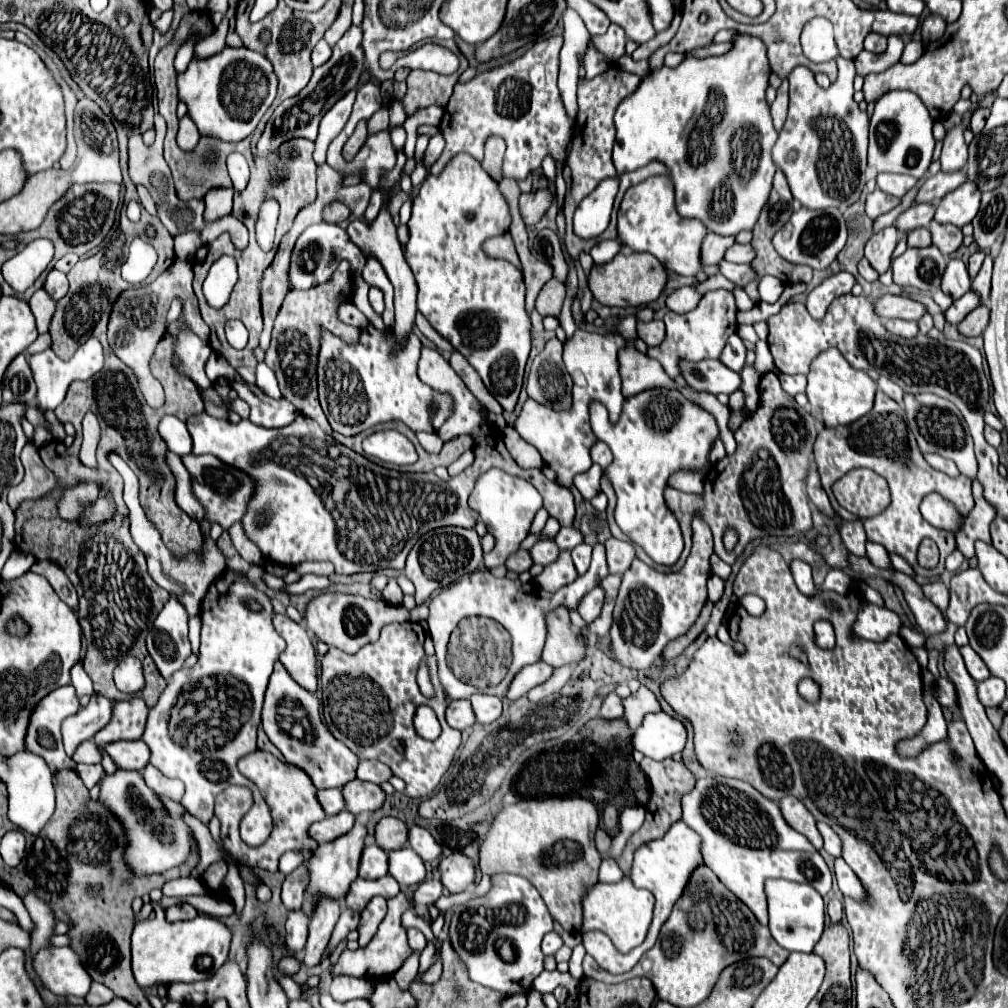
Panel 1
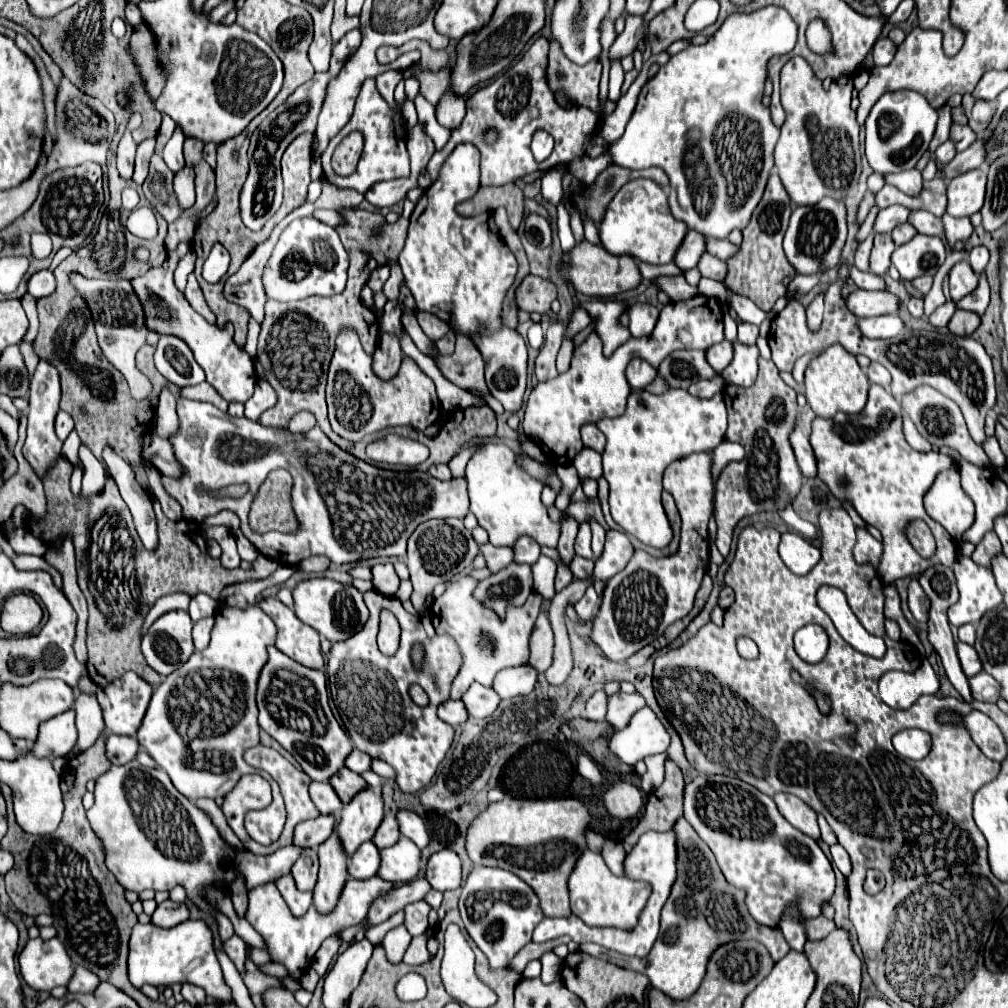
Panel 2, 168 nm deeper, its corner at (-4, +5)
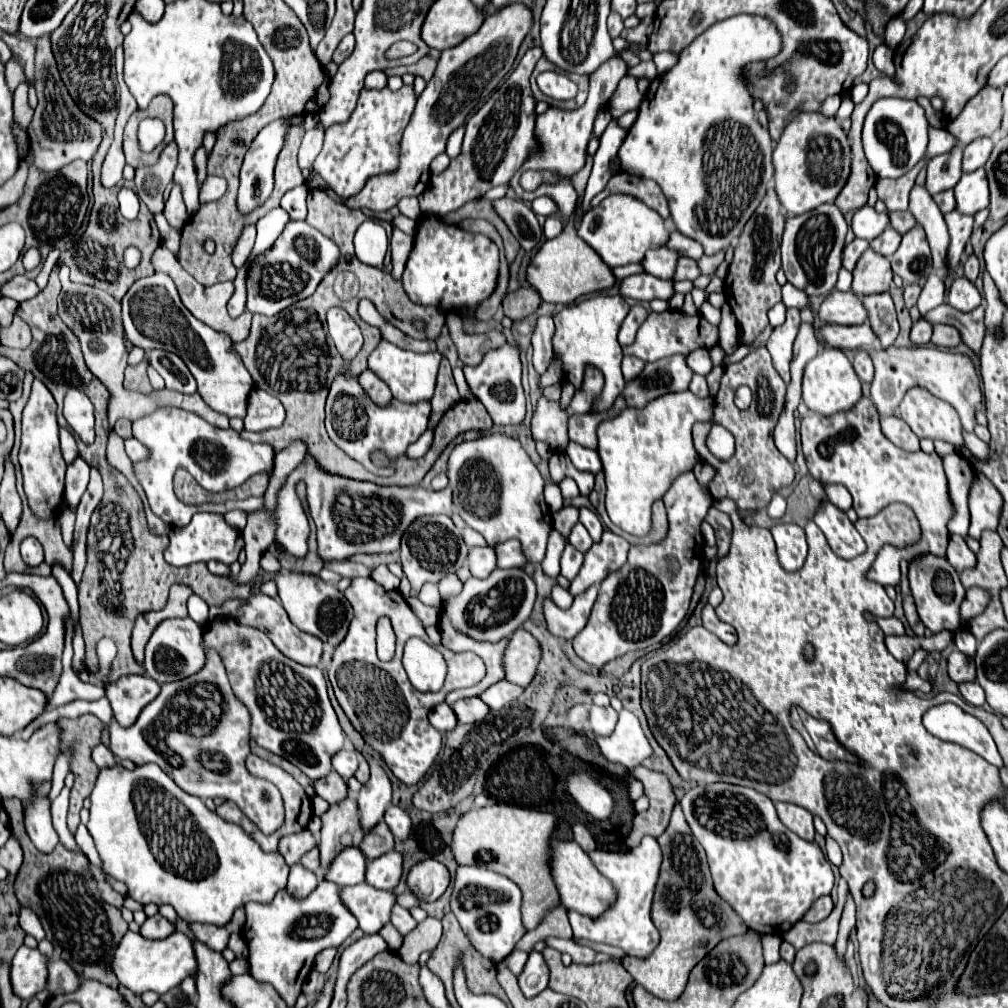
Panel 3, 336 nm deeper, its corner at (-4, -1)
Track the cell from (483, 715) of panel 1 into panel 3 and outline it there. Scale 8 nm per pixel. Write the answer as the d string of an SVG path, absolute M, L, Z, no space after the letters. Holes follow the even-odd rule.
M465 698L453 704L453 710L457 714L457 720L463 724L475 724L483 722L483 718L489 714L489 706L481 698Z

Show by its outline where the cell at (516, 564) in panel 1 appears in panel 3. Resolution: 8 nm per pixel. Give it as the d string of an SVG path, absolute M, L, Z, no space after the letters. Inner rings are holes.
M491 546L471 548L469 550L469 568L475 578L487 578L497 568L495 550Z

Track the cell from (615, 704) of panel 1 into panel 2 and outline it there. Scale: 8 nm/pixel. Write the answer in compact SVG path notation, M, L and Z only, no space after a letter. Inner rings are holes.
M597 690L591 694L591 698L587 700L587 706L585 706L585 712L583 712L583 718L587 720L593 720L593 722L603 722L605 720L605 708L607 704L607 694L603 690Z

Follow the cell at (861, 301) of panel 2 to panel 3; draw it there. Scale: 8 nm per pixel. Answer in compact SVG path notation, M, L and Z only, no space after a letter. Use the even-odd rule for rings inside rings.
M833 290L819 308L819 318L829 324L863 324L867 310L855 292Z

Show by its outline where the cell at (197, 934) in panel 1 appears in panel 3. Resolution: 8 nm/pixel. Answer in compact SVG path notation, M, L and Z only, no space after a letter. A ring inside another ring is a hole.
M127 932L115 950L111 966L117 980L131 992L143 994L147 990L153 990L163 996L165 992L179 986L187 976L195 976L197 958L193 950L193 940L183 932L173 932L163 940L147 940L139 932Z

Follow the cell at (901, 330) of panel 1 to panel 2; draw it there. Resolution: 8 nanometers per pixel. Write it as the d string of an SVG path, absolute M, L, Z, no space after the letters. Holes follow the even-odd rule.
M875 316L875 318L859 318L857 328L867 338L893 338L897 336L905 326L899 316Z

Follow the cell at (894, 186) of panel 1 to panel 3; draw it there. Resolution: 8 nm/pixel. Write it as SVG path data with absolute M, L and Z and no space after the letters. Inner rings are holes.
M913 186L909 194L909 212L917 218L917 222L925 228L927 240L933 252L933 268L943 276L945 274L945 254L949 246L949 234L931 194L923 186Z

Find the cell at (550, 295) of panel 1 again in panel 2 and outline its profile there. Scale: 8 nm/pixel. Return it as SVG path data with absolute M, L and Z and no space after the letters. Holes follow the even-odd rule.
M525 276L525 278L527 278L525 286L521 282L515 290L515 302L519 310L543 314L545 310L551 308L551 302L557 298L557 290L545 278L539 276Z

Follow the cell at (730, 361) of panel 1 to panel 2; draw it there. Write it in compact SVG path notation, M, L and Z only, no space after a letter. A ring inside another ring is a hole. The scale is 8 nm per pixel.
M723 340L721 344L711 346L709 350L705 350L705 358L707 358L709 366L711 366L715 372L723 372L723 368L725 368L725 366L731 362L731 358L733 358L731 342Z

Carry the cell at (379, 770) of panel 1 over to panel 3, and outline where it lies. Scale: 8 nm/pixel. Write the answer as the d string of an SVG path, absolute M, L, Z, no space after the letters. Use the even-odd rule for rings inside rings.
M351 748L337 752L333 758L333 770L339 772L345 780L355 774L357 766L359 766L359 758L357 758L357 752Z

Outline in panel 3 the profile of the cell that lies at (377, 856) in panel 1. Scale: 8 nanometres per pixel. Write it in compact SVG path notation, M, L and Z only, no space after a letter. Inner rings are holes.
M347 848L343 850L331 864L331 870L327 872L327 880L339 884L339 886L355 886L365 882L367 872L367 858L359 848Z

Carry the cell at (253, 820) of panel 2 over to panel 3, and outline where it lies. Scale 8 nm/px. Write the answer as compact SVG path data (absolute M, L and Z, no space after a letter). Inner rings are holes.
M205 650L205 654L207 662L203 670L191 678L163 684L159 696L145 706L131 728L121 728L113 720L109 746L121 760L129 758L137 766L147 762L157 764L191 796L235 802L263 834L273 834L283 824L283 798L271 782L255 778L245 768L245 758L251 752L251 714L247 706L235 698L219 654L215 654L215 650ZM169 750L181 758L169 758ZM263 792L269 794L267 802L263 800Z

